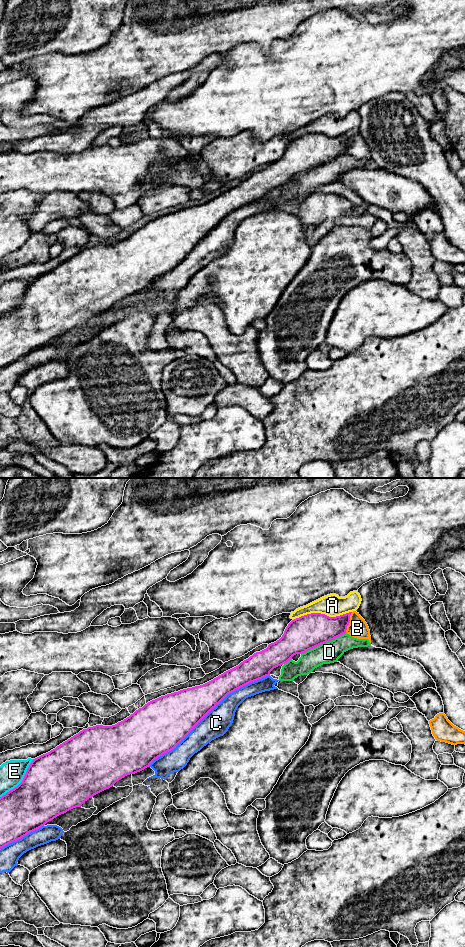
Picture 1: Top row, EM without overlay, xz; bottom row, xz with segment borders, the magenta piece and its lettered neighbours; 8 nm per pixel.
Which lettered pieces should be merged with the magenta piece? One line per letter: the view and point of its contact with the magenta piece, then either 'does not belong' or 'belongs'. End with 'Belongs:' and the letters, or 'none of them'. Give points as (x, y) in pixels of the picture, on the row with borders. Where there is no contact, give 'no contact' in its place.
A: xz (322, 614) | does not belong
B: xz (349, 622) | does not belong
C: xz (208, 712) | does not belong
D: xz (323, 643) | does not belong
E: xz (22, 781) | does not belong
Belongs: none of them

